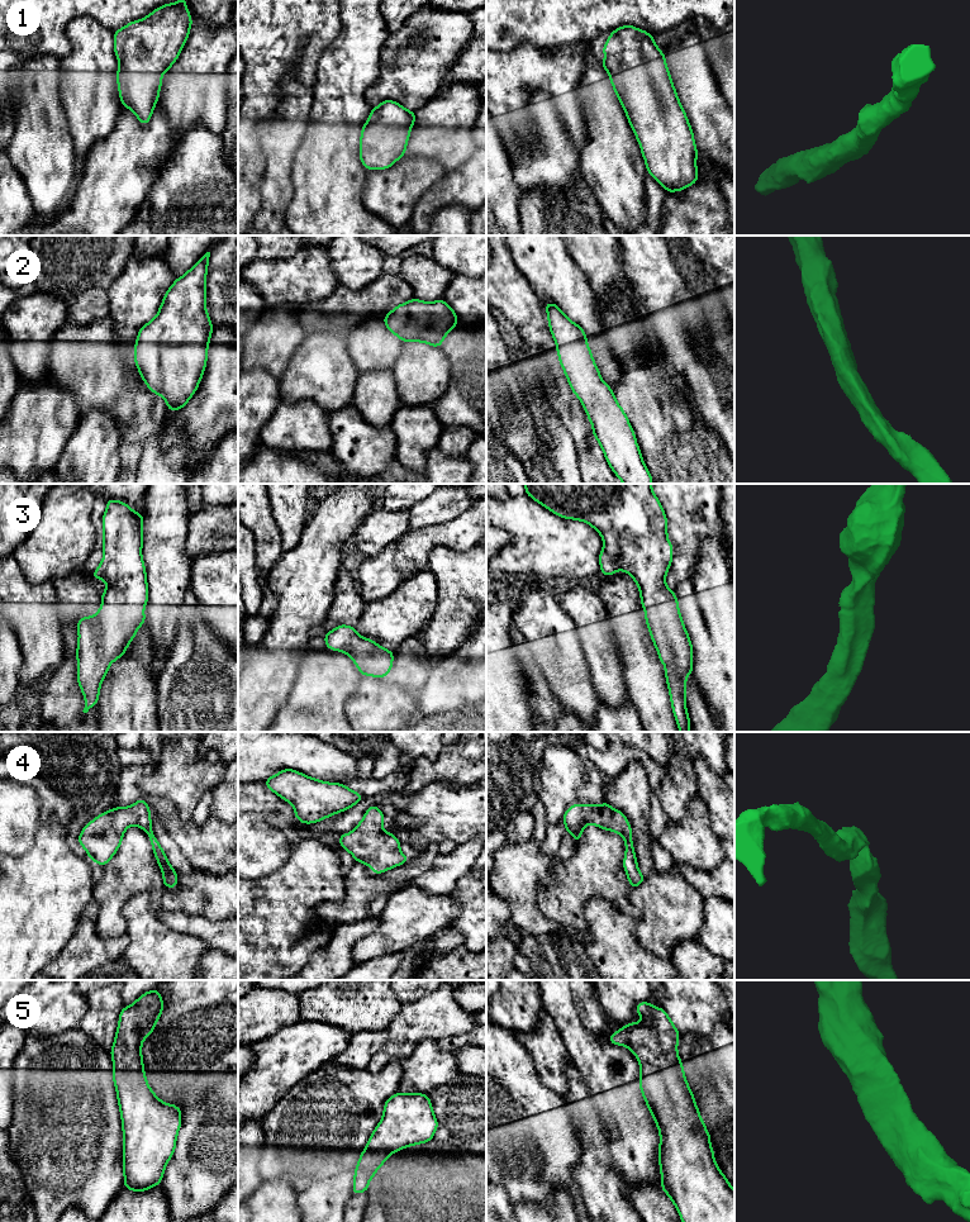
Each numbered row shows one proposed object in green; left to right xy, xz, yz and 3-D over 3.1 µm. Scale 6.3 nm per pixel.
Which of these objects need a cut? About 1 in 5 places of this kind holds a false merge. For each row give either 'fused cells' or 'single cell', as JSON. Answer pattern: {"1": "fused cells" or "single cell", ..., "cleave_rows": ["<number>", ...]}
{"1": "single cell", "2": "single cell", "3": "single cell", "4": "single cell", "5": "single cell", "cleave_rows": []}

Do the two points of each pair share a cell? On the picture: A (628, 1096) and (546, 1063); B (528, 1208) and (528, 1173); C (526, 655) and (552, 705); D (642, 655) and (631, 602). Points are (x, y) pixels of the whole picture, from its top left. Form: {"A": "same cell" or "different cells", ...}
{"A": "different cells", "B": "different cells", "C": "same cell", "D": "same cell"}

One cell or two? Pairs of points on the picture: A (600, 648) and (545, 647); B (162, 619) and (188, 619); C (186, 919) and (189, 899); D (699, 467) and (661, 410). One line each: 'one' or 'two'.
A: two
B: two
C: two
D: one

